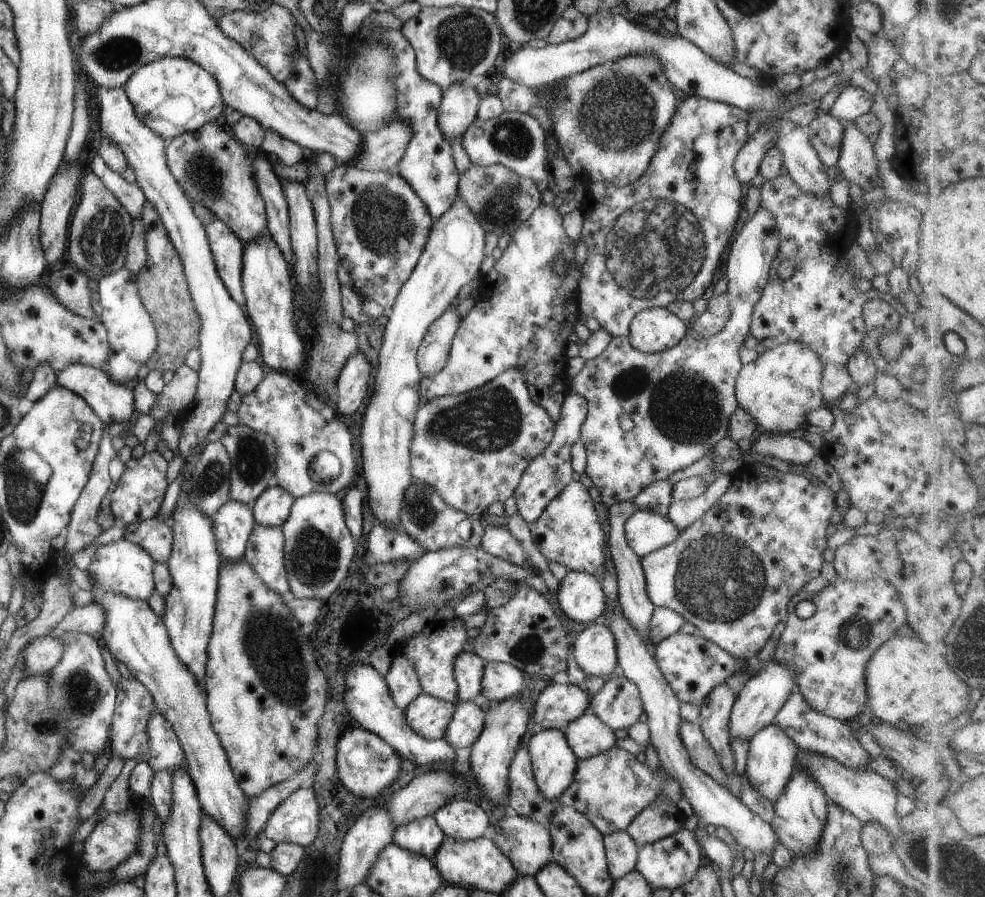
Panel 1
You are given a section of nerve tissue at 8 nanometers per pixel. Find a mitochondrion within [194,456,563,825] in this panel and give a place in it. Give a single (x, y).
(270, 644)

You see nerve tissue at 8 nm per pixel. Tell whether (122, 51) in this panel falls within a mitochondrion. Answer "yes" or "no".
yes

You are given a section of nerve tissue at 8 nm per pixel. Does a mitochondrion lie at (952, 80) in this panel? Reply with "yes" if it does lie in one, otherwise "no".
no

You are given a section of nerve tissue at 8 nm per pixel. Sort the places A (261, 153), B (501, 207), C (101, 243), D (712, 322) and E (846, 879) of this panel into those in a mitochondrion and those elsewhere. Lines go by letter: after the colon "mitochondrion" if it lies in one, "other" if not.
A: other
B: mitochondrion
C: mitochondrion
D: other
E: mitochondrion

